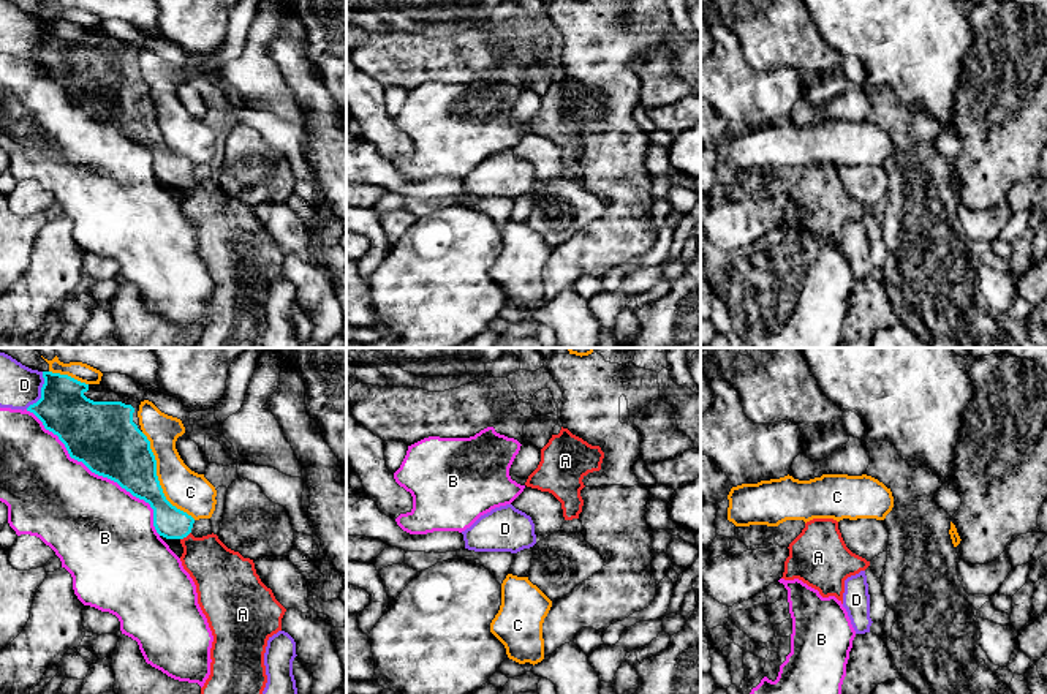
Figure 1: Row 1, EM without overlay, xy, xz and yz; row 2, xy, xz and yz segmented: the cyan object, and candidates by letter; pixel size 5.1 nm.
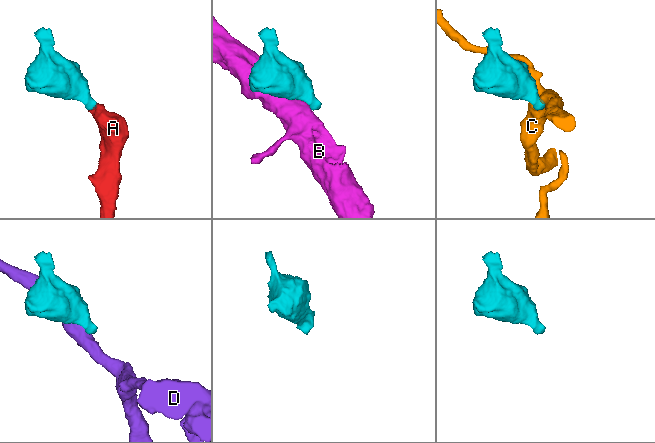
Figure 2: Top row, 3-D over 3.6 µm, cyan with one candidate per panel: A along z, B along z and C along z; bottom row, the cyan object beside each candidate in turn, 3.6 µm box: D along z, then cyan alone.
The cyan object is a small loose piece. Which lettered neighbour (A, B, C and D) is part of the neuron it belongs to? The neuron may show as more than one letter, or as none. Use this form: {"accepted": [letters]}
{"accepted": ["A"]}

